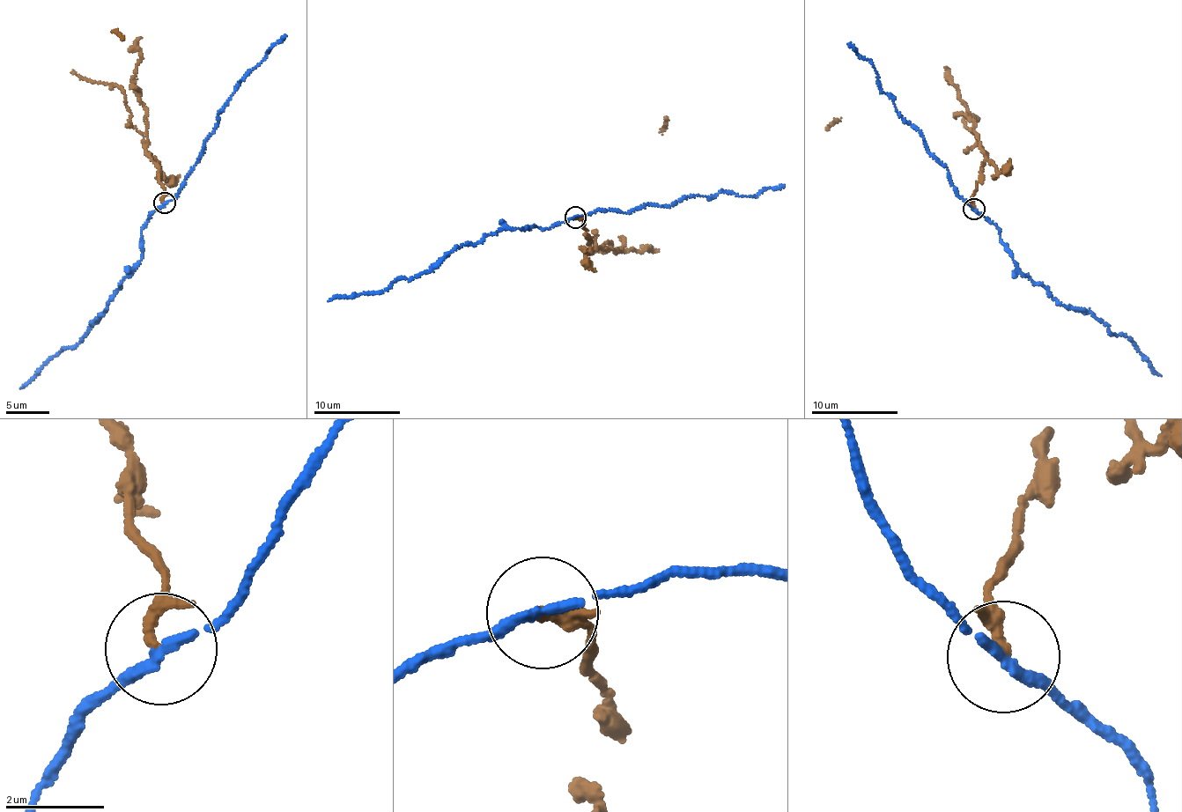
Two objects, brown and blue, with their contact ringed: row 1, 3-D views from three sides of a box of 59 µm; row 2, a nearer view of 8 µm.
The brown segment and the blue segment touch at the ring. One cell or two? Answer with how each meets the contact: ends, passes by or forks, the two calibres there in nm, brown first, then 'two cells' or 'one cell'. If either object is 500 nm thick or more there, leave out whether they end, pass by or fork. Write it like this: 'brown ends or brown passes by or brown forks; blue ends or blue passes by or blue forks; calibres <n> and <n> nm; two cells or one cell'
brown passes by; blue passes by; calibres 140 and 190 nm; two cells

